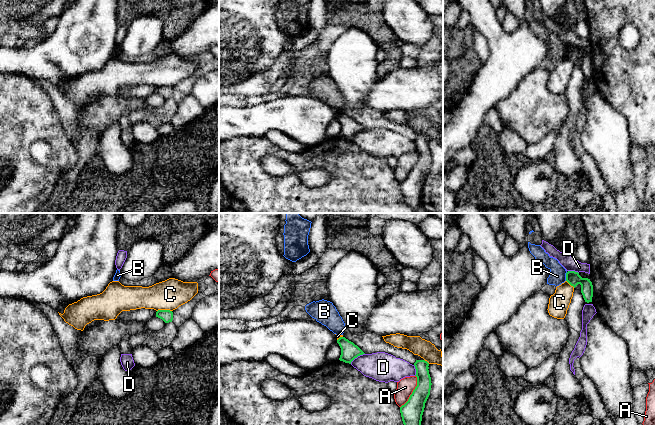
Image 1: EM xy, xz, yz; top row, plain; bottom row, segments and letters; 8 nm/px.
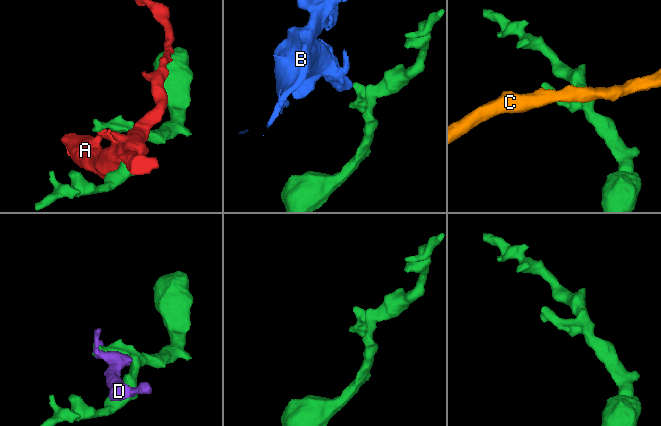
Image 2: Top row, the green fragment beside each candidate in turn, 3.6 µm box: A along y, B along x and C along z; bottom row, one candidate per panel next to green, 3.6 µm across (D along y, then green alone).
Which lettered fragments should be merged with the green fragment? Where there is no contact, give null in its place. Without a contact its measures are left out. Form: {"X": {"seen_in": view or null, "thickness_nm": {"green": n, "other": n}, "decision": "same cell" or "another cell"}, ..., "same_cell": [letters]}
{"A": {"seen_in": "xz", "thickness_nm": {"green": 180, "other": 140}, "decision": "another cell"}, "B": {"seen_in": "yz", "thickness_nm": {"green": 110, "other": 130}, "decision": "another cell"}, "C": {"seen_in": "xy", "thickness_nm": {"green": 100, "other": 240}, "decision": "another cell"}, "D": {"seen_in": "xz", "thickness_nm": {"green": 140, "other": 240}, "decision": "another cell"}, "same_cell": []}

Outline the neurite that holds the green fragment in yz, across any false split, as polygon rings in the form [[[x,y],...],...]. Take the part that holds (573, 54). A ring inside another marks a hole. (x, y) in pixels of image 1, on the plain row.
[[[568,47],[566,49],[566,57],[573,62],[574,64],[580,60],[581,61],[581,69],[585,78],[592,78],[593,73],[593,61],[590,55],[582,54],[578,48]]]

